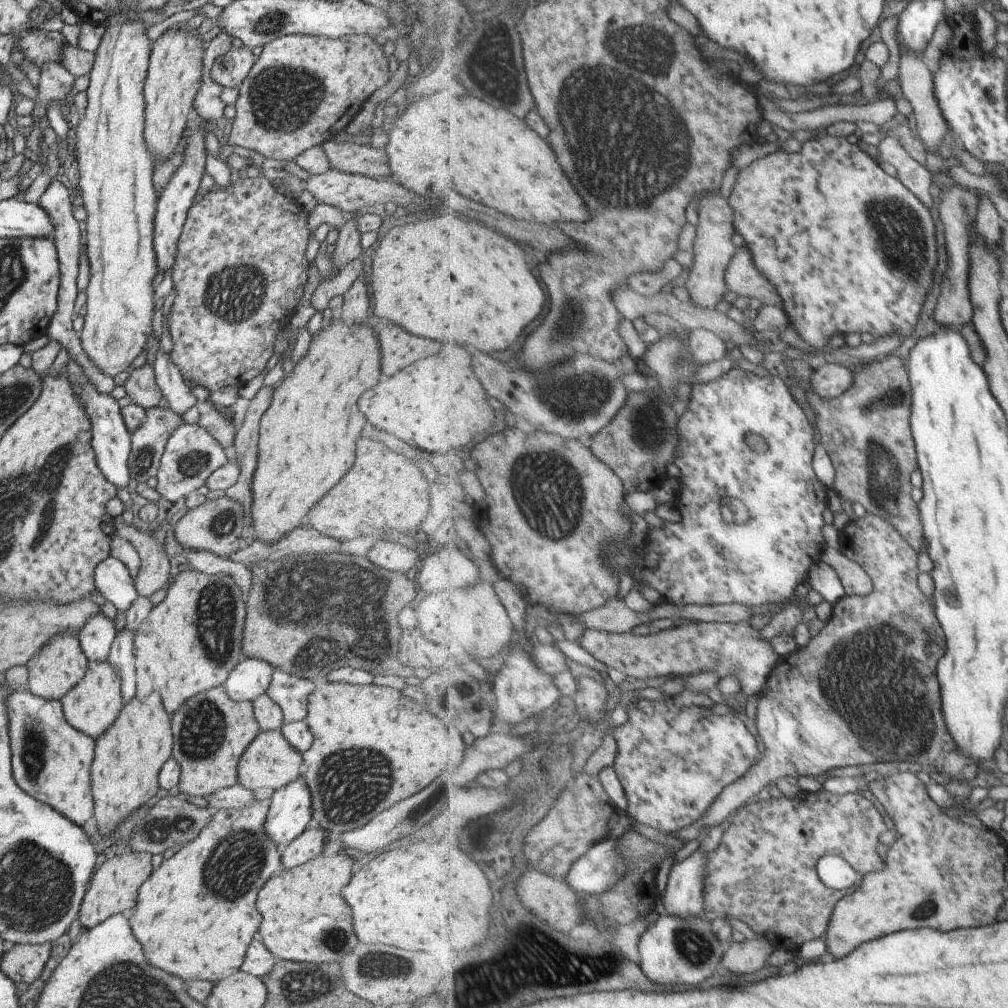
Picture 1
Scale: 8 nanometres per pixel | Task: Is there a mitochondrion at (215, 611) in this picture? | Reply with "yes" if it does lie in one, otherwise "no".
yes

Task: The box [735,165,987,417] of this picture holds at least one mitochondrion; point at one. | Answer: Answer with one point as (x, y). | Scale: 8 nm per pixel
(913, 249)

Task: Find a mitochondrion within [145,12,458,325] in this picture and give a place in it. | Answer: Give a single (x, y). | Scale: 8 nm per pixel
(285, 96)

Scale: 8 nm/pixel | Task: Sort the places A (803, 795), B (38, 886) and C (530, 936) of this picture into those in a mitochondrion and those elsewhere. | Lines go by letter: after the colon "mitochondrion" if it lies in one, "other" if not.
A: other
B: mitochondrion
C: other

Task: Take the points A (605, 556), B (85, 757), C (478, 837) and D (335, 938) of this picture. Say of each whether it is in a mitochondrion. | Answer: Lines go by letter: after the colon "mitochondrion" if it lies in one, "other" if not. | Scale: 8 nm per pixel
A: other
B: other
C: other
D: mitochondrion

